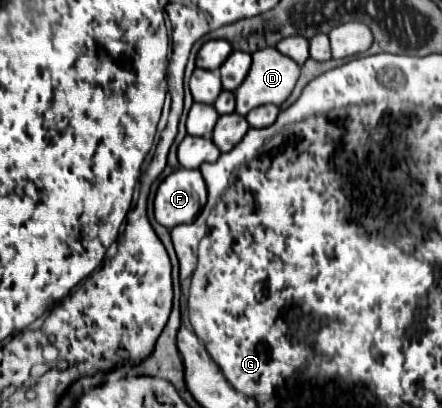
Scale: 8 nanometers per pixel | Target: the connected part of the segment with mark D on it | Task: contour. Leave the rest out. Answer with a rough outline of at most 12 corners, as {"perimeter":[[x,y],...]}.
{"perimeter":[[275,47],[253,53],[235,91],[237,113],[281,105],[299,65]]}

